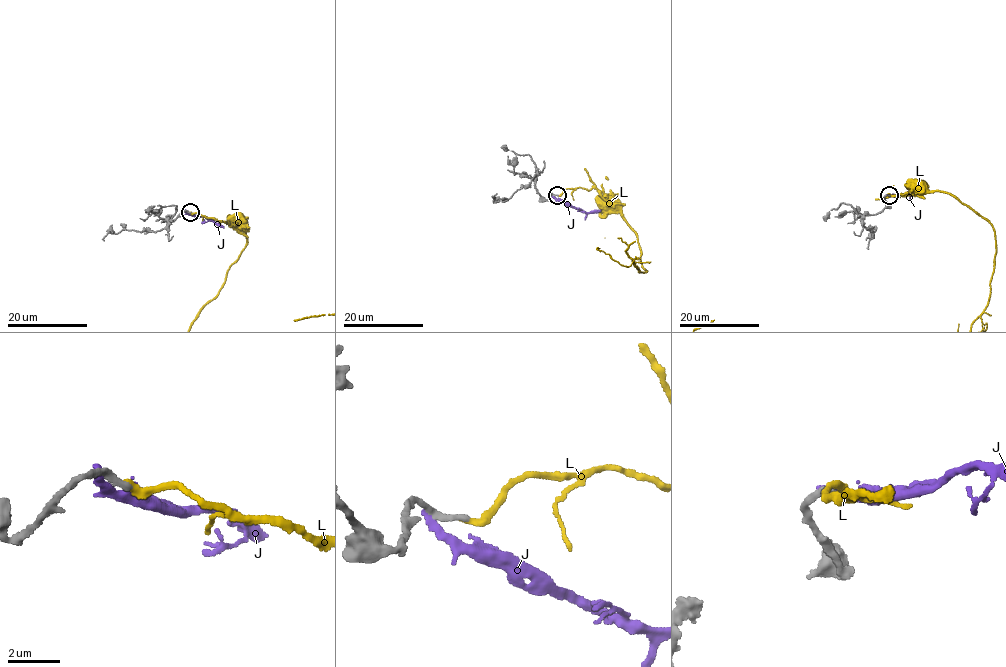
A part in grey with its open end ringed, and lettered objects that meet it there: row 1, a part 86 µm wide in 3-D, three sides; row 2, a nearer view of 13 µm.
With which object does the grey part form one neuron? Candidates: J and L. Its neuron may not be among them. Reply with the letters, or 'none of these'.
none of these

